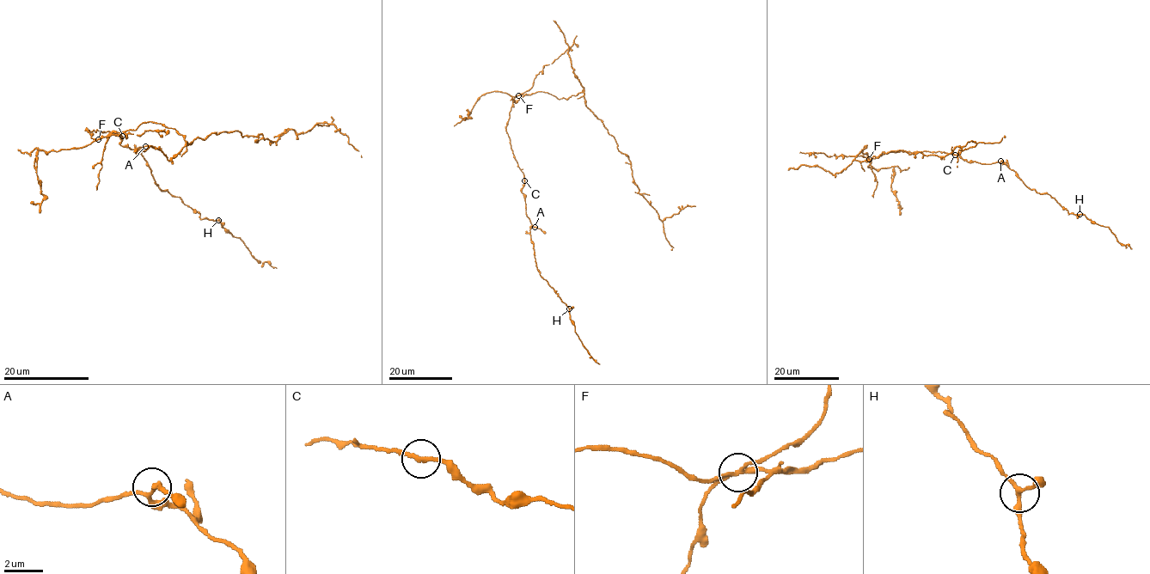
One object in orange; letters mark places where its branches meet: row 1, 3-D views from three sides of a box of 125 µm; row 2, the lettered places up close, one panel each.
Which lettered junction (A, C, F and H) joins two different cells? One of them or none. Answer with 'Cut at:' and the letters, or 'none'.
Cut at: F

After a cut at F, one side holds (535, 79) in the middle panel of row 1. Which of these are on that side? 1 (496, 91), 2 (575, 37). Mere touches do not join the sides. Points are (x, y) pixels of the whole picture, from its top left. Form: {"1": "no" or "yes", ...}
{"1": "no", "2": "yes"}

